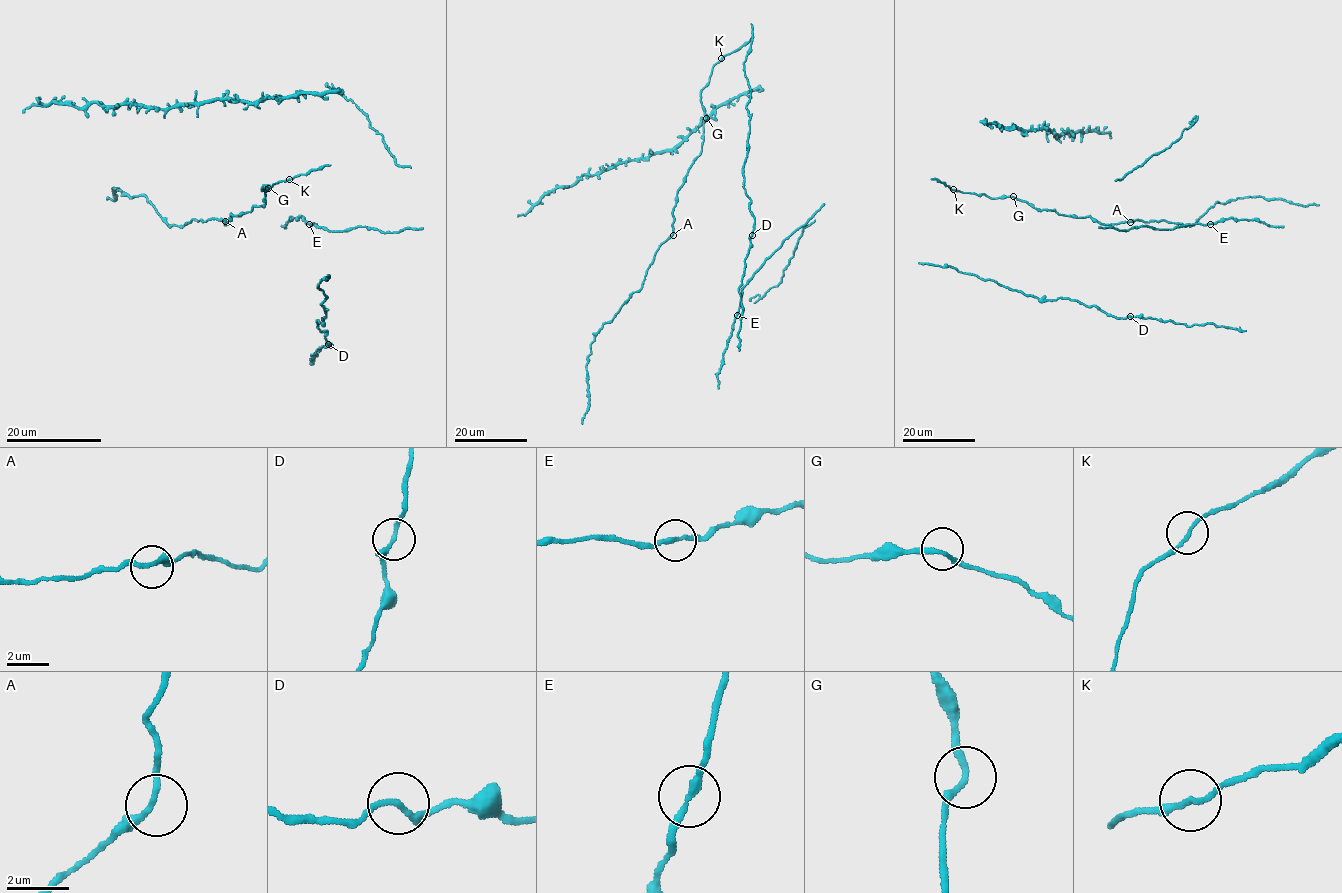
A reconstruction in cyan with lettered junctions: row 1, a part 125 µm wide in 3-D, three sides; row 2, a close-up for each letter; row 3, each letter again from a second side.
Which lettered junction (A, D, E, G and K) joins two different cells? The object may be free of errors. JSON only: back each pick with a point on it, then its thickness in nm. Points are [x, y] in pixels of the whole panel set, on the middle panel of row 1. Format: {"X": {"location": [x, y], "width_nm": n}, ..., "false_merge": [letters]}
{"false_merge": []}

